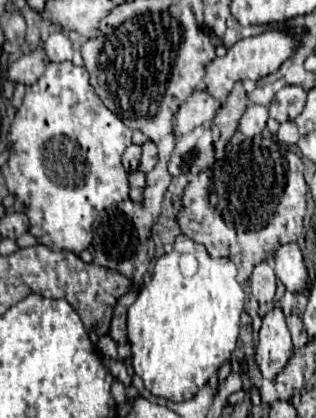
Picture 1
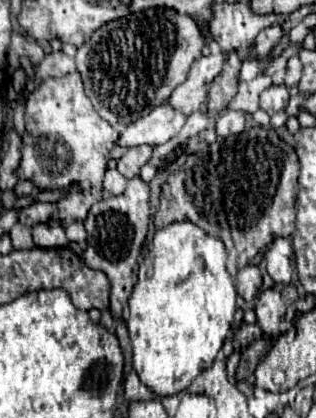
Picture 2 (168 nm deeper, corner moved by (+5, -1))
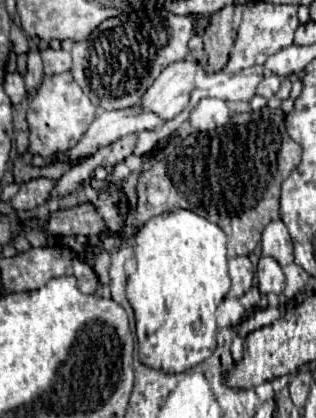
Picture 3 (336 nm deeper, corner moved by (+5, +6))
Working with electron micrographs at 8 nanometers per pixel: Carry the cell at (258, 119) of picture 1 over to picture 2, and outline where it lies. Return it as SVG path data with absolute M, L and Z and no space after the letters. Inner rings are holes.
M225 109L219 113L217 123L215 123L215 131L221 137L229 137L229 135L237 135L245 129L245 115L241 111L231 111Z

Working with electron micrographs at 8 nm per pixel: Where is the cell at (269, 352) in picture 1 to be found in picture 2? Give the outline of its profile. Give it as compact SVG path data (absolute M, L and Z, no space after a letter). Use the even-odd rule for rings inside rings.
M277 287L265 289L257 303L255 303L255 313L257 313L257 323L263 329L263 335L273 337L275 333L279 333L279 323L281 323L281 315L285 313L285 303L281 297L281 291Z

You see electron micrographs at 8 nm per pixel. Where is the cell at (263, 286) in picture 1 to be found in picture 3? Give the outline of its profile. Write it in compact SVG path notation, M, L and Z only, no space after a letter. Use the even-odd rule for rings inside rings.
M237 256L229 260L229 276L231 276L231 290L229 298L243 296L253 286L253 264L247 256Z

